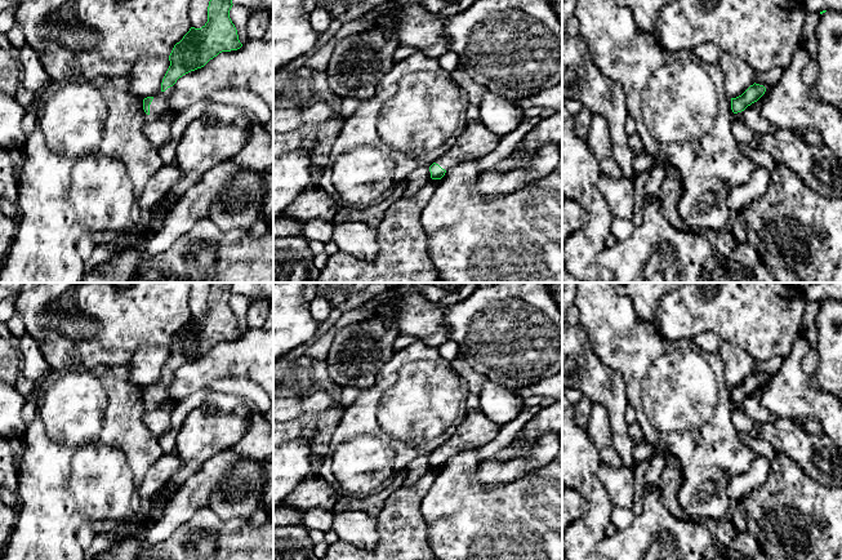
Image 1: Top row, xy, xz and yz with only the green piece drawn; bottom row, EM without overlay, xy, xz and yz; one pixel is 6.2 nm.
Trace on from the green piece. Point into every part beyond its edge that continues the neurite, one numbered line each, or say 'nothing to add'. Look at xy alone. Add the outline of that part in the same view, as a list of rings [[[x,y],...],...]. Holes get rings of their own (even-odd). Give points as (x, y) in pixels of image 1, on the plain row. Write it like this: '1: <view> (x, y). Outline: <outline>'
1: xy (157, 398). Outline: [[[173,375],[168,377],[165,381],[159,382],[153,386],[150,394],[150,405],[162,406],[166,401],[173,401],[166,395],[166,387],[171,383]]]

